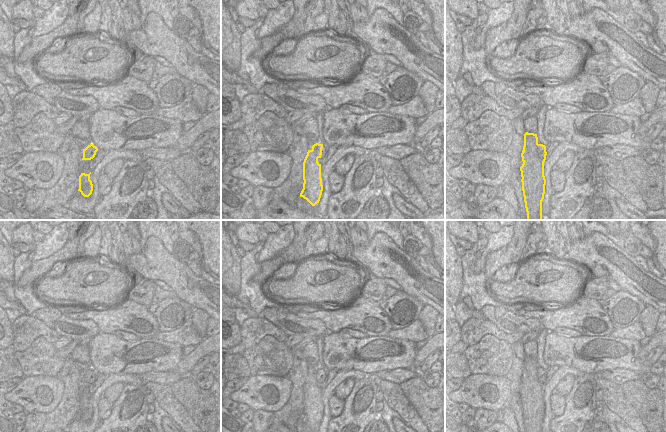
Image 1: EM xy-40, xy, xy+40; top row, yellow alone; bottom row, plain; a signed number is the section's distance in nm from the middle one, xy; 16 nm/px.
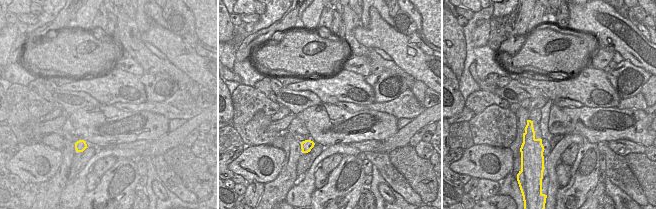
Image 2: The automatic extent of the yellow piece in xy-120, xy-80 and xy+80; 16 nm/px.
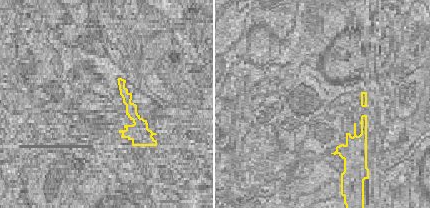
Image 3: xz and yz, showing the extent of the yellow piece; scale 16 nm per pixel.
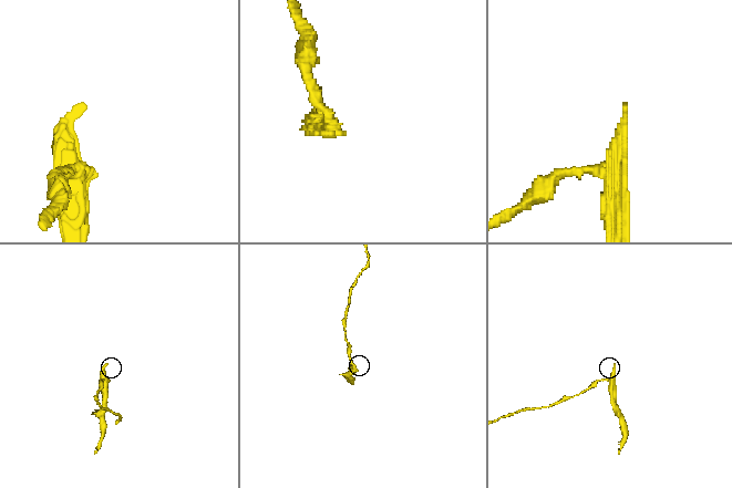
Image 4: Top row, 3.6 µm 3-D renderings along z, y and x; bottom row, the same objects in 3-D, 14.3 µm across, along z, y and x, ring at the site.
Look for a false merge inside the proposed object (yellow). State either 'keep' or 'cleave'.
cleave

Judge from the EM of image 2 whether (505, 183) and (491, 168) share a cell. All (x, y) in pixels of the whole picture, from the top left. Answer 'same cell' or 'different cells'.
different cells

